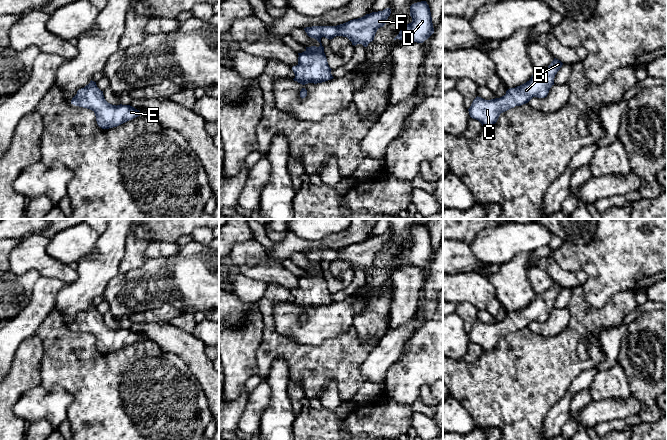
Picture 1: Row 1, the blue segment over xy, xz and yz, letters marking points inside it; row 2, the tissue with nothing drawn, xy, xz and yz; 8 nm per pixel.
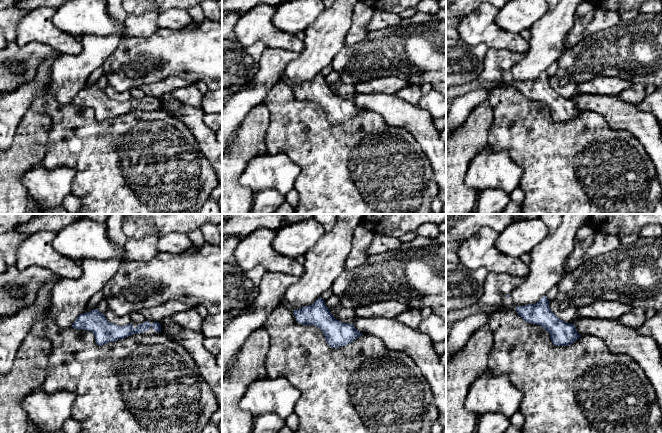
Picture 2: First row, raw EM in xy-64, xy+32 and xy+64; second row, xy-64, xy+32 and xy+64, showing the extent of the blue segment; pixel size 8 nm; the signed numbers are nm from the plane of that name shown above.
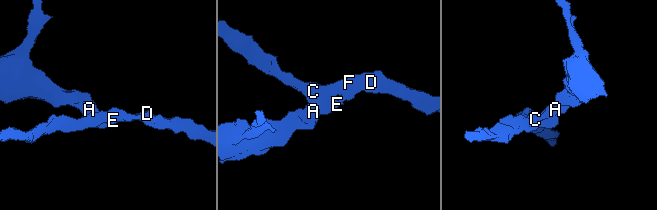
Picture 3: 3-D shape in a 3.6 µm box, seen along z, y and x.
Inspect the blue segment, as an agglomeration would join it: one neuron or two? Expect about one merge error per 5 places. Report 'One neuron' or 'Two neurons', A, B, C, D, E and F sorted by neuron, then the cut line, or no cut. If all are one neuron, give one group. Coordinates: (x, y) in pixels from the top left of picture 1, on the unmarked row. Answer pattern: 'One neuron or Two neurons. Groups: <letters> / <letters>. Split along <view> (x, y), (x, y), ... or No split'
One neuron. Groups: A B C D E F. No split

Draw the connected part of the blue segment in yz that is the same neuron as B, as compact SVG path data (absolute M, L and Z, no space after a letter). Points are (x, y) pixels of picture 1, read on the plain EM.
M554 282L551 288L539 295L535 295L526 307L510 312L500 322L485 324L476 321L468 333L471 342L478 344L483 351L493 350L501 337L528 327L533 321L547 321L554 309L554 302L563 287Z

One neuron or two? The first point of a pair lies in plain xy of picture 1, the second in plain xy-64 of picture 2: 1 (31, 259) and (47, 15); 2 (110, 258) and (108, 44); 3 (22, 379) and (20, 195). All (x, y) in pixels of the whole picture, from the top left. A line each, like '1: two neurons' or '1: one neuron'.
1: one neuron
2: one neuron
3: one neuron

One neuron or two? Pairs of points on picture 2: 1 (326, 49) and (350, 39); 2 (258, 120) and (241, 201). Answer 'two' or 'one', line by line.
1: two
2: one

